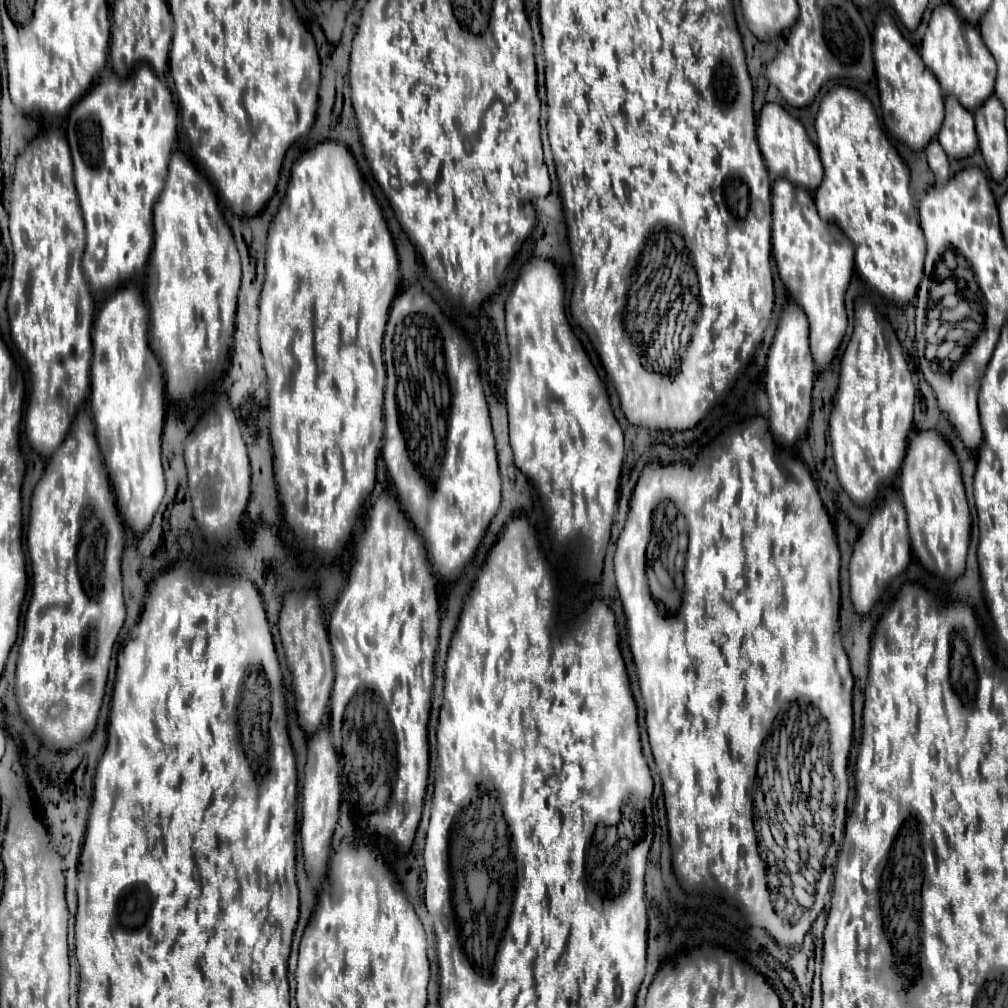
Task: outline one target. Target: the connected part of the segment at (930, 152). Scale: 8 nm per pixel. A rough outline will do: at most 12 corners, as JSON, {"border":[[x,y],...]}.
{"border":[[938,141],[924,149],[936,183],[950,177],[948,155]]}

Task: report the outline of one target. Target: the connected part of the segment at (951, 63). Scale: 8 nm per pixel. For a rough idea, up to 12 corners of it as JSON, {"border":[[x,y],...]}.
{"border":[[952,3],[932,11],[920,55],[974,111],[994,93],[996,61]]}

